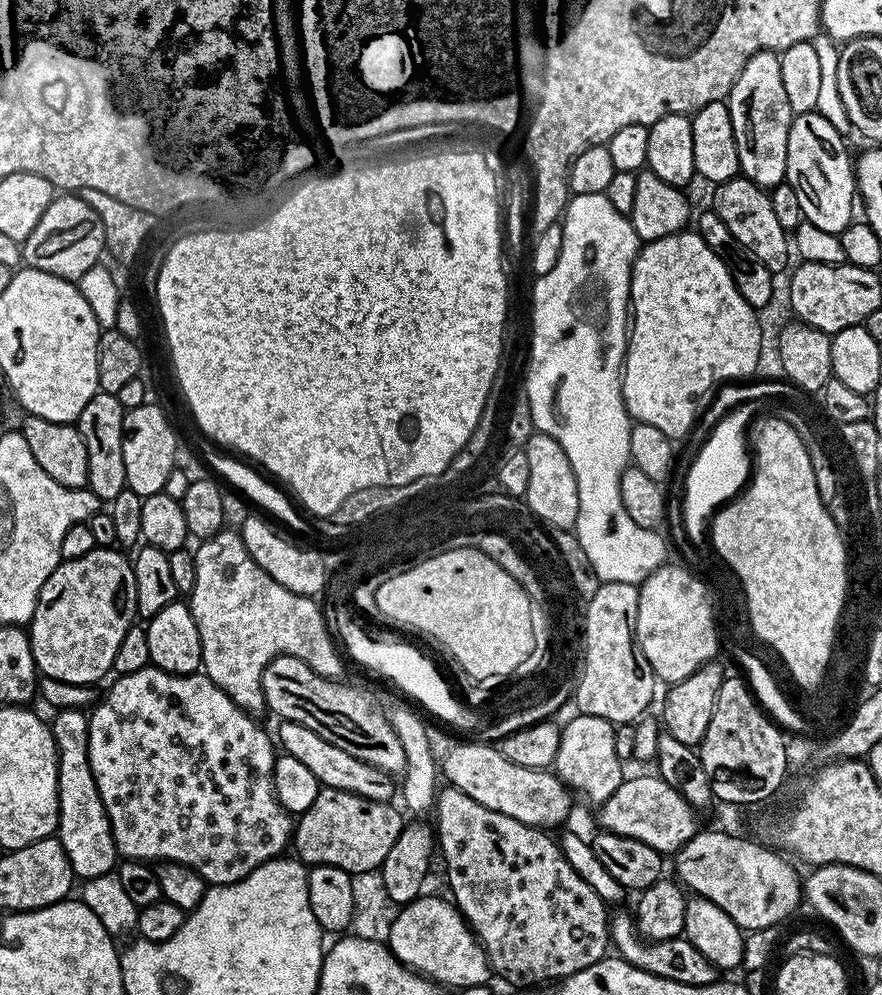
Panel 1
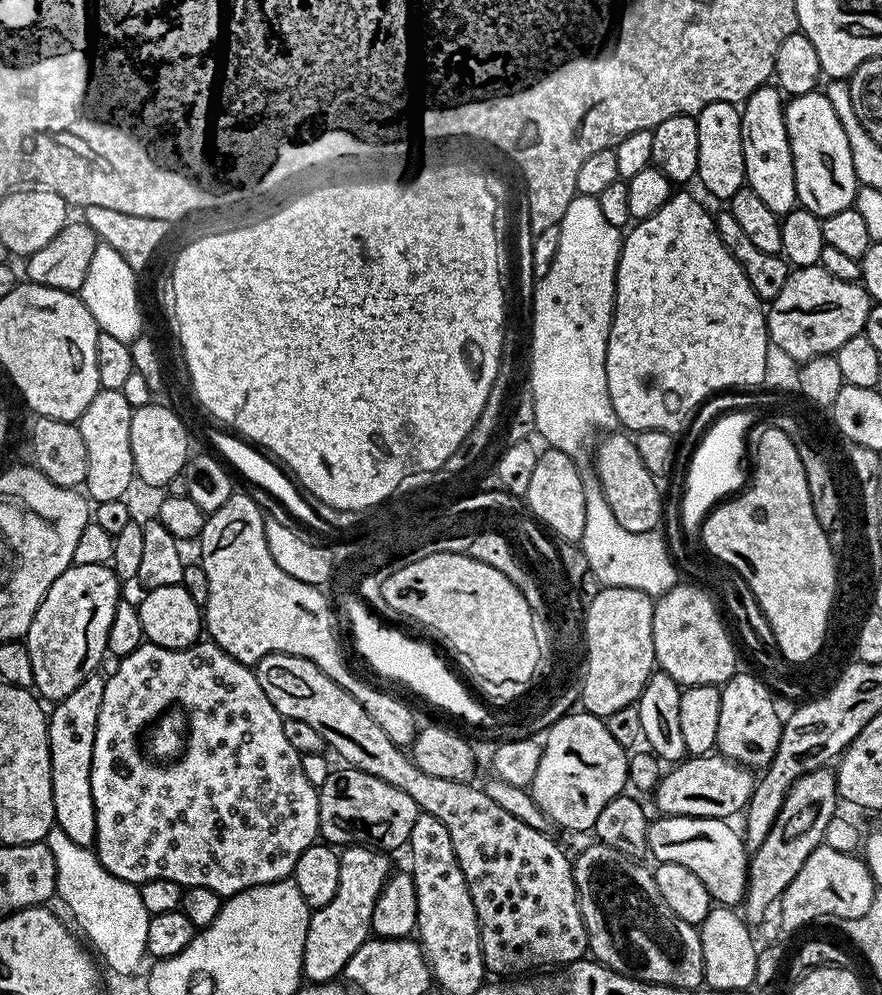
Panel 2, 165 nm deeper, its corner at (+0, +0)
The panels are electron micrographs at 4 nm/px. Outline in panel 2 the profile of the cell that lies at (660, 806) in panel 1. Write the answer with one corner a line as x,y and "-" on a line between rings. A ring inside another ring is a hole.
719,754
707,756
693,756
677,763
675,766
661,775
660,781
656,783
654,797
656,796
657,813
660,816
689,816
690,818
718,818
727,820
728,816
741,811
752,797
754,787
754,776
747,768
739,767
731,760
724,759

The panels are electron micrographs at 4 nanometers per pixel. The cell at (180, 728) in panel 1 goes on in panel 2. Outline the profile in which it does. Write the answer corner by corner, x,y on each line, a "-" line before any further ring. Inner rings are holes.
197,642
191,648
182,650
166,650
157,644
143,643
134,650
134,654
119,657
120,669
105,679
105,694
102,696
101,710
98,712
97,733
94,734
92,788
94,806
96,807
96,857
114,874
114,878
122,878
134,885
142,885
151,880
166,878
170,882
178,882
181,888
206,886
206,890
214,890
222,898
245,892
247,888
273,884
291,877
294,866
311,844
317,843
320,823
318,822
318,802
320,794
317,785
311,784
300,765
301,753
290,746
290,738
286,738
285,719
280,711
266,698
266,690
258,686
255,671
249,665
242,664
226,655
222,649
211,642
-
180,700
192,710
194,730
188,734
176,734
178,746
174,746
174,736
168,732
158,732
158,738
166,738
168,742
156,748
156,744
144,744
144,726
162,706
168,702

